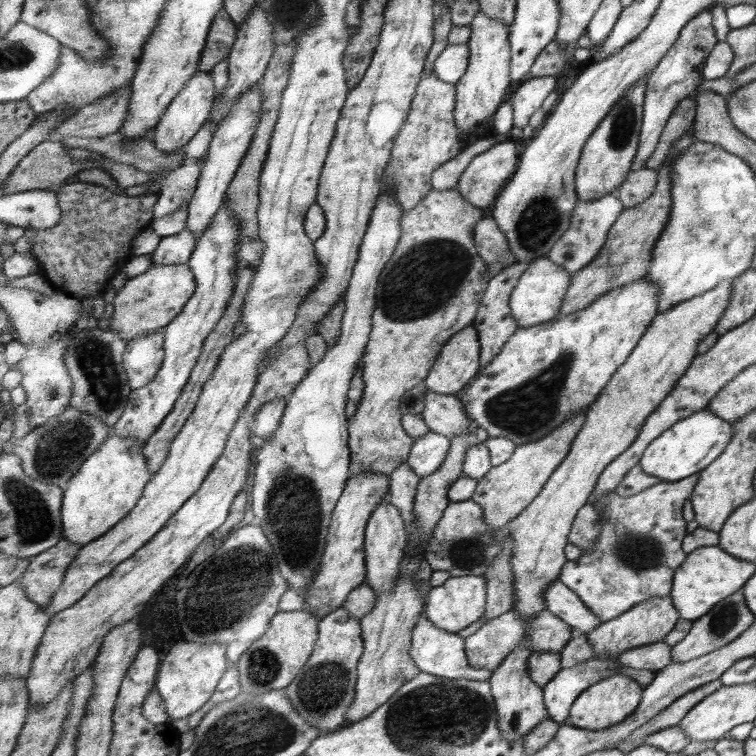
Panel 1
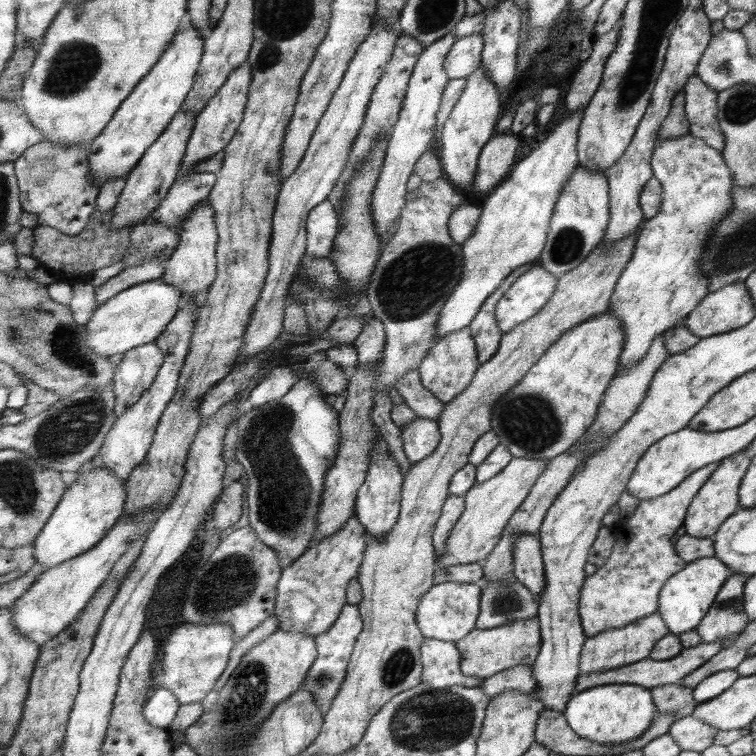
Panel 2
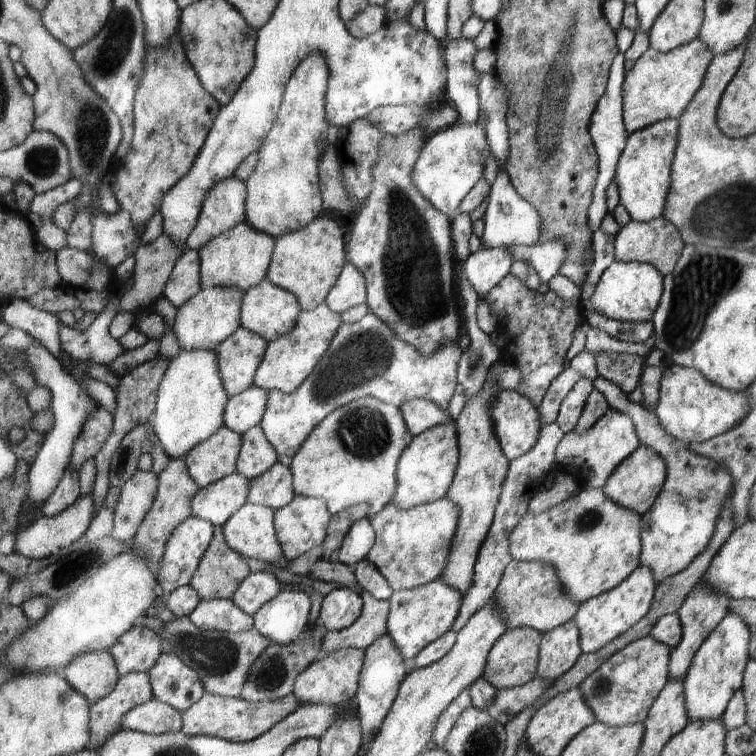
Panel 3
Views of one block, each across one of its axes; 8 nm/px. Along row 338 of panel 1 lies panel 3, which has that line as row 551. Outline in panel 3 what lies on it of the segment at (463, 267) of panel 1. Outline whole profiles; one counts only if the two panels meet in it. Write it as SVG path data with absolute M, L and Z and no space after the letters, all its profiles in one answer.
M445 497L406 511L389 503L371 521L376 529L376 543L367 559L381 571L394 591L414 589L441 579L460 523L460 508L451 499Z

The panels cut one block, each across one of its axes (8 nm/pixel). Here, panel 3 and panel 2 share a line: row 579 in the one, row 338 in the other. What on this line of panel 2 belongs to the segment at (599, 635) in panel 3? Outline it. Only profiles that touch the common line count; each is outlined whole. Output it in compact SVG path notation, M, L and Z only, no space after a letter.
M688 133L672 140L656 140L651 167L652 177L660 182L662 188L660 212L655 213L648 220L647 226L641 230L632 261L621 275L608 309L623 321L627 333L625 352L621 356L617 373L629 369L631 365L637 365L637 362L649 352L653 337L682 322L685 316L696 308L701 298L708 294L709 279L699 269L699 258L705 252L711 230L715 230L715 226L729 214L733 206L733 175L727 163L723 161L721 152L709 146L704 139L695 138Z

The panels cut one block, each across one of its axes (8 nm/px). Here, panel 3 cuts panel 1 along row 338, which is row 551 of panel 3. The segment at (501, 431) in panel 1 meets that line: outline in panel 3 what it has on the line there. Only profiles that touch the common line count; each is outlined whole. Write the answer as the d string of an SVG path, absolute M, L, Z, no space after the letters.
M582 486L580 492L538 515L525 513L520 523L510 530L510 551L512 557L520 561L552 564L567 598L582 605L593 597L617 588L641 566L641 531L640 514L609 500L602 488Z

